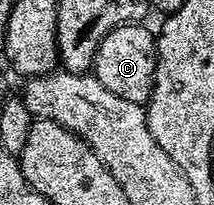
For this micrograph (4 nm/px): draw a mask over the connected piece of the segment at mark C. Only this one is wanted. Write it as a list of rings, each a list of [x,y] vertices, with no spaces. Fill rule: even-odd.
[[[135,22],[113,28],[100,41],[100,50],[96,50],[92,69],[92,74],[98,79],[100,86],[104,86],[104,90],[112,90],[112,94],[143,106],[150,103],[158,65],[158,42],[155,33],[150,33],[146,26],[145,23]]]

